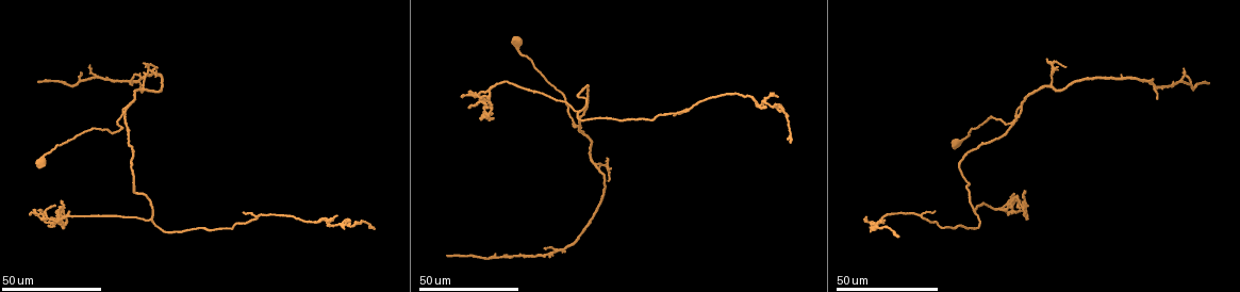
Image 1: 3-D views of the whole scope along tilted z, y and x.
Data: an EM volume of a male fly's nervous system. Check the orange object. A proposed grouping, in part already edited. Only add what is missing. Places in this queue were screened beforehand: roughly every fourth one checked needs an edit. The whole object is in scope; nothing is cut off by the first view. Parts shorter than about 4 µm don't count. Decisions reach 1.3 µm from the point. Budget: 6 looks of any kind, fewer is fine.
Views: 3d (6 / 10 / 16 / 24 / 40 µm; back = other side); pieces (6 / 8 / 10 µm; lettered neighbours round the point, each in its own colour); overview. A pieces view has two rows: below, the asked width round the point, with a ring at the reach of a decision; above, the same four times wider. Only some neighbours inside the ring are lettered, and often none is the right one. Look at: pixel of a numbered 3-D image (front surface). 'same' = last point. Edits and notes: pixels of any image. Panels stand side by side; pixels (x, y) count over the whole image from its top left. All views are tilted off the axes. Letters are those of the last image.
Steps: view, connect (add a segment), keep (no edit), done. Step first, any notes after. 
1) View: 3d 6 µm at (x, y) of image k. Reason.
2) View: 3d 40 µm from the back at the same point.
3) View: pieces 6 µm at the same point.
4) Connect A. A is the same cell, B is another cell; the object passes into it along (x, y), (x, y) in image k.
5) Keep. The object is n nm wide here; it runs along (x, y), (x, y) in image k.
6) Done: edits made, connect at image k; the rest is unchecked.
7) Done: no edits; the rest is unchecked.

View: 3d 24 µm at (776, 104) of image 1. Free end.

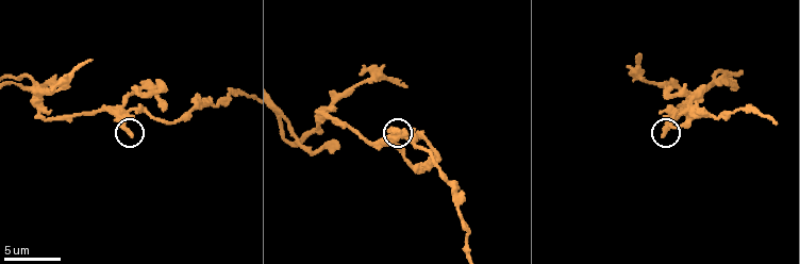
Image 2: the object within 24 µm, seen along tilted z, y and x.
View: pieces 10 µm at (132, 133) of image 2.

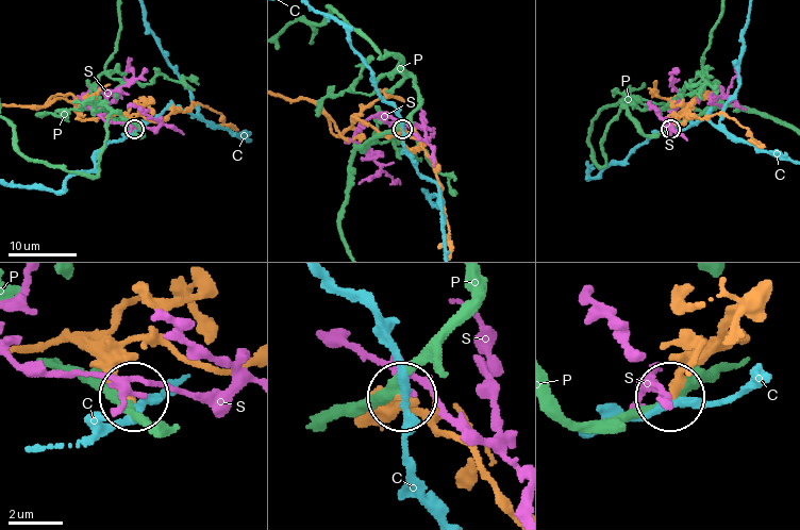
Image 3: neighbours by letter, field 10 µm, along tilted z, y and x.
Keep. C, P and S are other cells; it runs along (329, 117), (342, 131), (355, 117), (387, 135), (402, 129) in image 3; no lettered segment goes on from it.

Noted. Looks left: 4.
View: 3d 10 µm at (717, 81) of image 2. An open end.

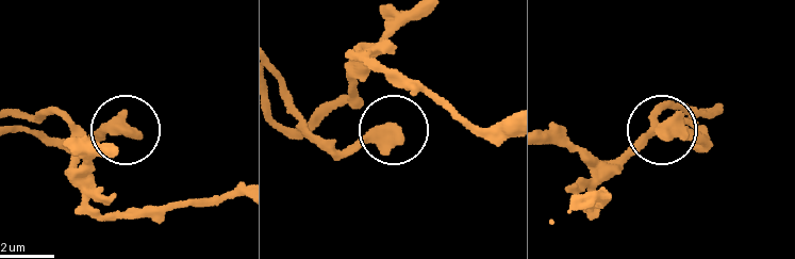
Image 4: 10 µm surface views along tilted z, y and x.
View: pieces 8 µm at (663, 133) of image 4. What lies round it.

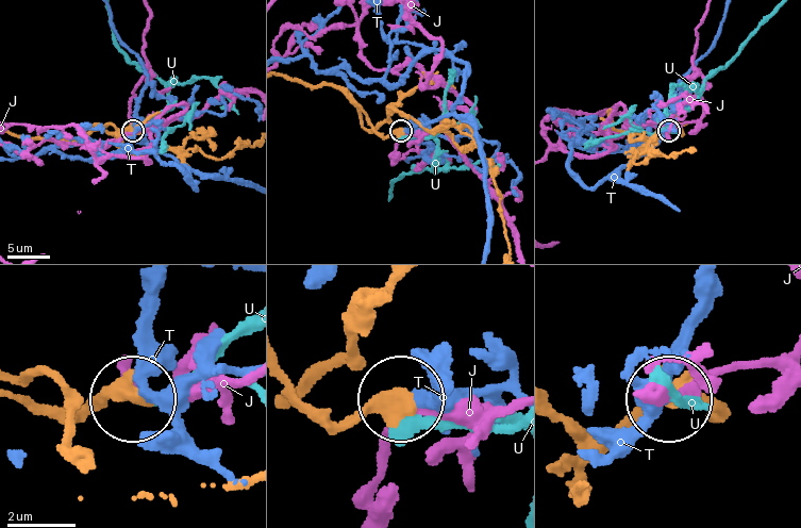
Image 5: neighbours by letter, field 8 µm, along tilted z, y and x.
Keep. J, T and U are other cells; no lettered segment goes on from it.

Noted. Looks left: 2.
View: 3d 40 µm at (445, 255) of image 1. Long arm stops here.

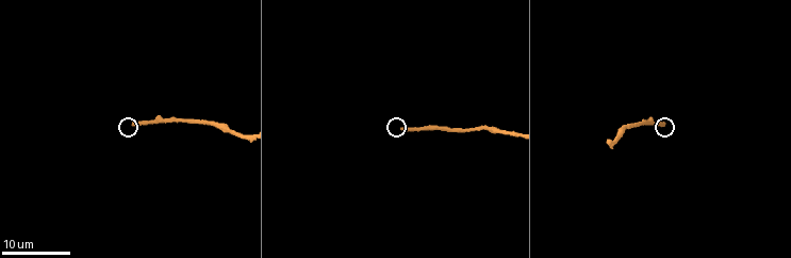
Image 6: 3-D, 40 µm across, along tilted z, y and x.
View: pieces 6 µm at (133, 124) of image 6. See the neighbours.

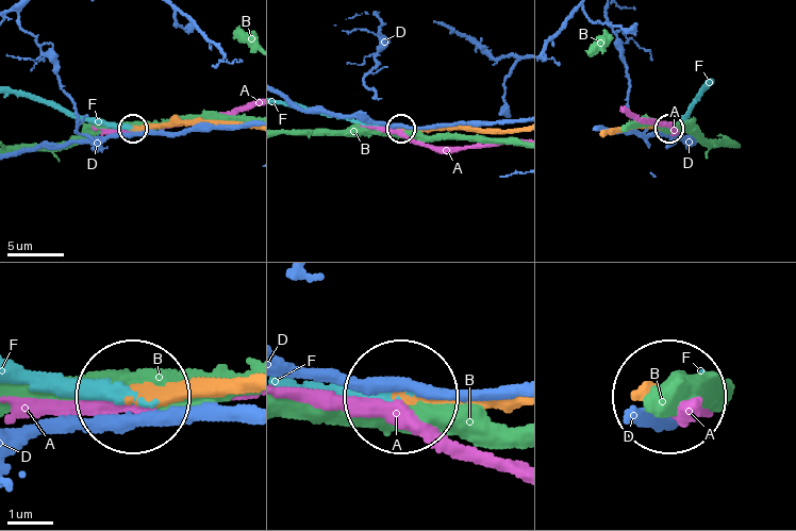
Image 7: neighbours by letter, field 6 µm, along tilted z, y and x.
Connect F. F is the same cell, A, B and D are other cells; the object passes into it along (162, 123), (111, 128), (75, 118), (17, 95) in image 7; the neuron continues.

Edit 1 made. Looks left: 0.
Done: edits made, connect at image 7; the rest is unchecked.

